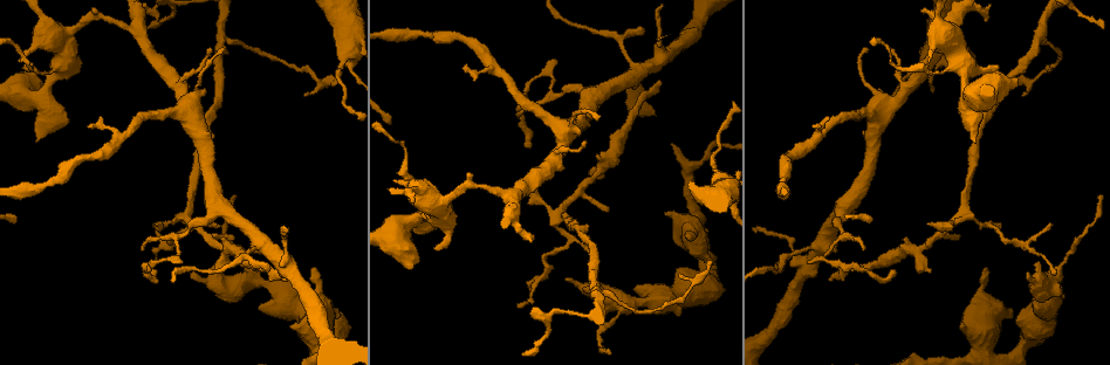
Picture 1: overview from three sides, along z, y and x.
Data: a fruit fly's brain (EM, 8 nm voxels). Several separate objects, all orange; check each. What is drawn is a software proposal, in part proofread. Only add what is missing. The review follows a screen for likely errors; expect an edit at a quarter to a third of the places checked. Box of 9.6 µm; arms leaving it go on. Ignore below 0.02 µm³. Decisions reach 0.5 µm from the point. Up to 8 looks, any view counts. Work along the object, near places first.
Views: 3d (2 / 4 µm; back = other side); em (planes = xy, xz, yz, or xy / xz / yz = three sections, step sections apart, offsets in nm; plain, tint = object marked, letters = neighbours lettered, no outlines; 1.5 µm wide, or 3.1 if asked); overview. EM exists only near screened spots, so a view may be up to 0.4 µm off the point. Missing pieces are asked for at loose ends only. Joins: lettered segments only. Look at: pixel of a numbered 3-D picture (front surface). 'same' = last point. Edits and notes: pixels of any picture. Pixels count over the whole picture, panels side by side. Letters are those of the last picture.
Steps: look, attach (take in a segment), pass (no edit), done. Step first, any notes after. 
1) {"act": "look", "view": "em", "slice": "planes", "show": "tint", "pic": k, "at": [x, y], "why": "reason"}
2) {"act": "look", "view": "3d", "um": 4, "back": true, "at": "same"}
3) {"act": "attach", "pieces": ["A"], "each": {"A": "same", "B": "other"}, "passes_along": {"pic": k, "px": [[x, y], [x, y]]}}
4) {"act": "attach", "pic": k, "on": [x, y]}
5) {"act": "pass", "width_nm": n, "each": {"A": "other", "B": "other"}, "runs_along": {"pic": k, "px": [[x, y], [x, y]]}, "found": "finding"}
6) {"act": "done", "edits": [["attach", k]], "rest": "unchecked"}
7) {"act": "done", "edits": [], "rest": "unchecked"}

{"act": "look", "view": "3d", "um": 2, "back": true, "pic": 1, "at": [708, 262], "why": "an open end"}

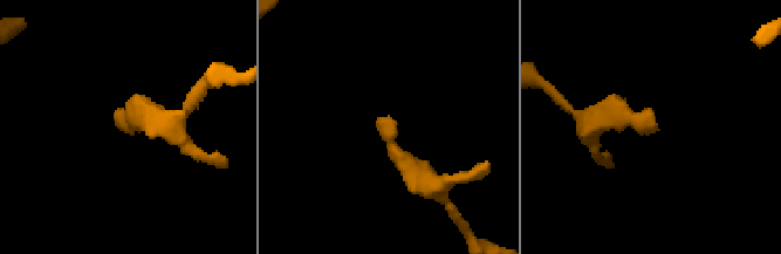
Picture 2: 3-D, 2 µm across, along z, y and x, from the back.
{"act": "look", "view": "em", "slice": "planes", "show": "letters", "pic": 2, "at": [128, 130], "why": "shape alone is not enough"}

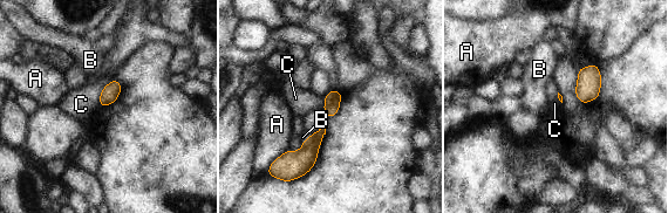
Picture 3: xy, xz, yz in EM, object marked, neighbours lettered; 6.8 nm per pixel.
{"act": "pass", "each": {"A": "other", "B": "other", "C": "other"}, "border": {"pic": 3, "px": [[114, 78], [102, 89], [99, 107]]}, "found": "no lettered segment goes on from it"}

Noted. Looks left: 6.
{"act": "look", "view": "3d", "um": 2, "pic": 1, "at": [313, 267], "why": "free end"}

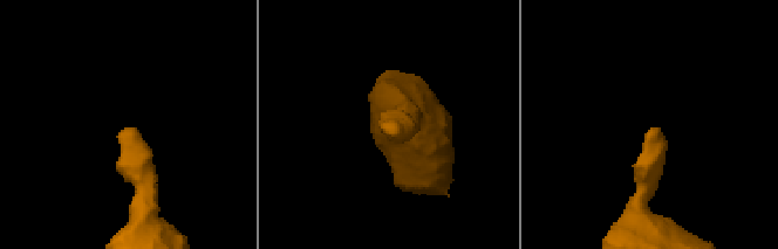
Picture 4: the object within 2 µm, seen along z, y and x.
{"act": "look", "view": "em", "slice": "yz", "step": 4, "show": "tint", "pic": 4, "at": [383, 130], "why": "need the tissue"}

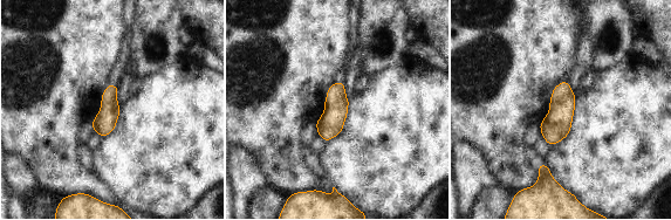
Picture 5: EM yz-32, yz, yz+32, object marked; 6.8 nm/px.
{"act": "look", "view": "em", "slice": "planes", "show": "letters", "at": "same"}

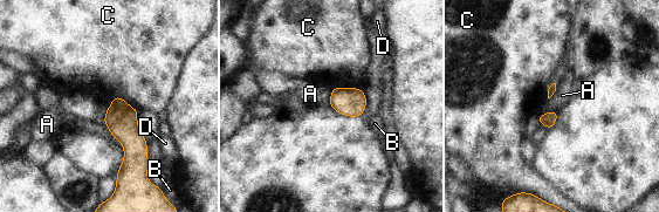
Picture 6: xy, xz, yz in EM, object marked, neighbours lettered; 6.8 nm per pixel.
{"act": "pass", "each": {"A": "other", "B": "other", "C": "other", "D": "other"}, "border": {"pic": 6, "px": [[331, 88], [329, 106]]}, "found": "no lettered segment goes on from it"}

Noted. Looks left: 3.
{"act": "look", "view": "em", "slice": "xz", "step": 8, "show": "tint", "pic": 1, "at": [218, 225], "why": "thin end"}

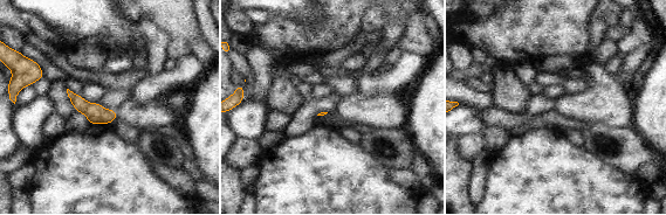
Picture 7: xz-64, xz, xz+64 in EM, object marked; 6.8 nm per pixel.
{"act": "look", "view": "em", "slice": "planes", "show": "letters", "at": "same"}

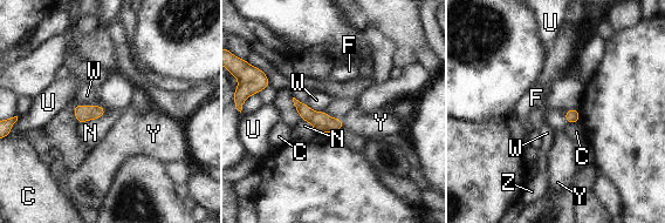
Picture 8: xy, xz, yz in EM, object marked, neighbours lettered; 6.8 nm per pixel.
{"act": "pass", "width_nm": 100, "each": {"C": "other", "F": "other", "N": "other", "U": "other", "W": "other", "Y": "other", "Z": "other"}, "border": {"pic": 8, "px": [[107, 112], [100, 117], [77, 123]]}, "found": "no lettered segment goes on from it"}

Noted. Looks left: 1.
{"act": "done", "edits": [], "rest": "unchecked"}

